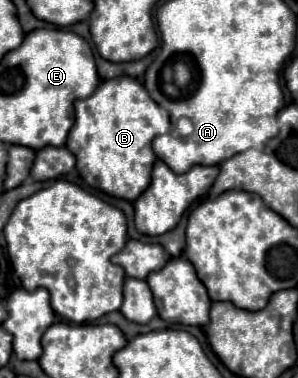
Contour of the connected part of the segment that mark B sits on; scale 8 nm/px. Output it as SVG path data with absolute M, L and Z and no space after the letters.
M129 77L101 81L89 99L77 99L75 123L67 137L67 149L77 157L77 169L87 185L127 201L133 201L145 191L151 179L155 153L151 143L157 135L169 133L169 113L149 99L145 87Z

